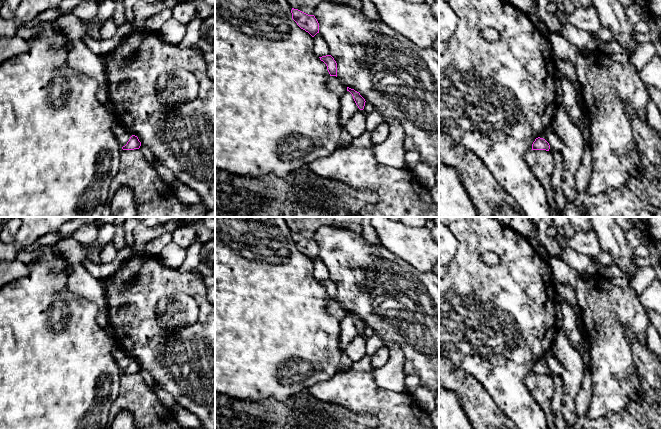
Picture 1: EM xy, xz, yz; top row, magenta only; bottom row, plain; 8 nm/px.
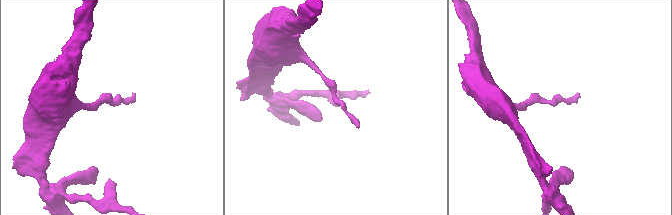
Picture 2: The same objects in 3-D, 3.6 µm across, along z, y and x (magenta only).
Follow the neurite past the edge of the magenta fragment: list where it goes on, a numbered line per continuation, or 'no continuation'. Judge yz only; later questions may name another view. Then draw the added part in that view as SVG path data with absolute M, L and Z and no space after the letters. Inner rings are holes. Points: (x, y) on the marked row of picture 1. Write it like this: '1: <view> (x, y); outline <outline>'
no continuation

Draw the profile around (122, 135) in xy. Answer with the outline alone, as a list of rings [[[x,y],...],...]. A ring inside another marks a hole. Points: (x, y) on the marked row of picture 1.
[[[116,120],[113,121],[112,130],[115,138],[122,147],[127,144],[130,137],[132,136],[132,133],[119,124]]]

